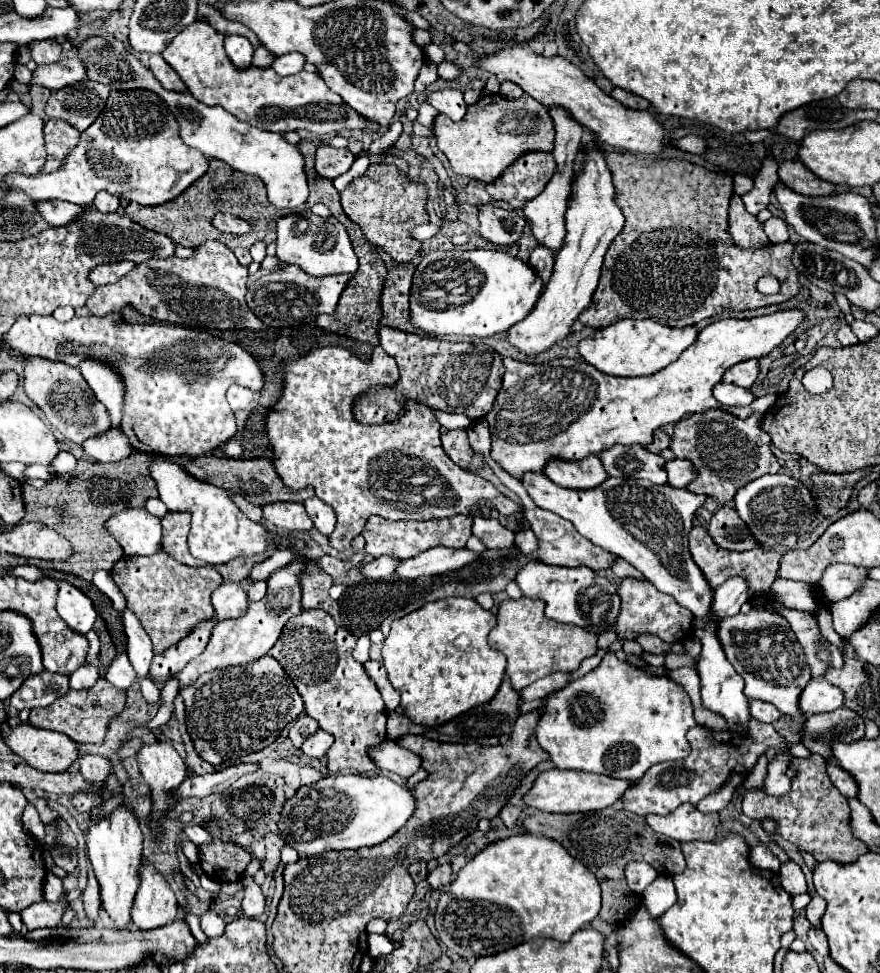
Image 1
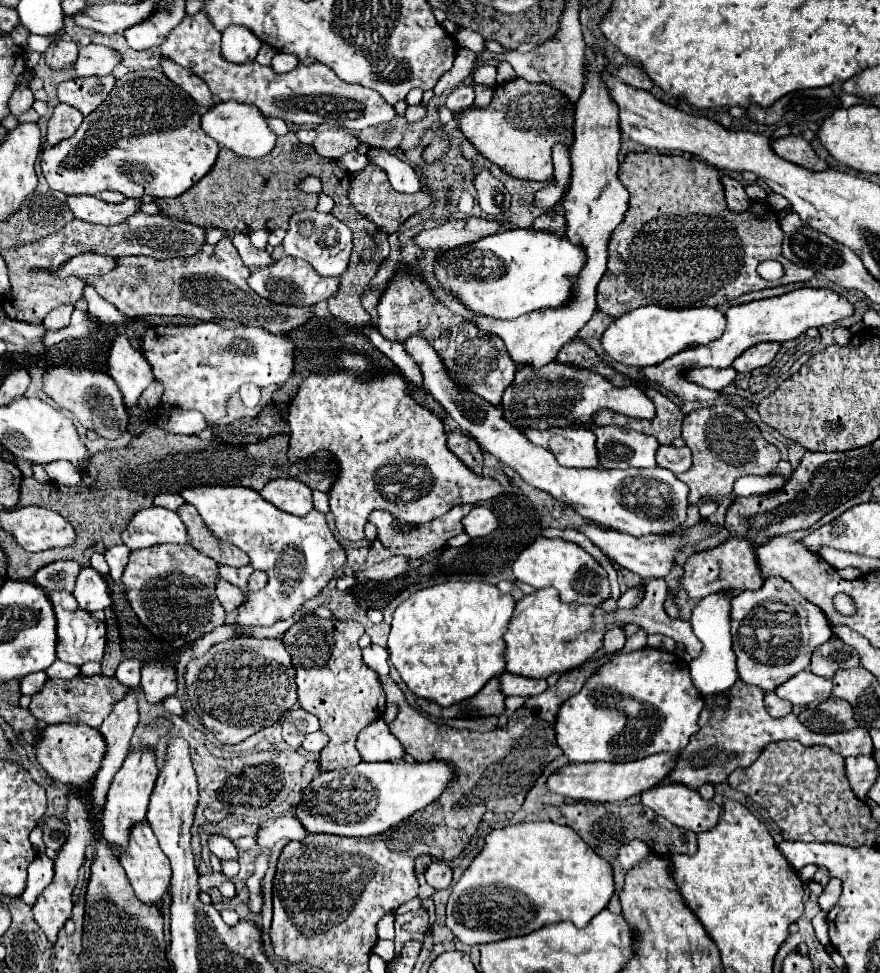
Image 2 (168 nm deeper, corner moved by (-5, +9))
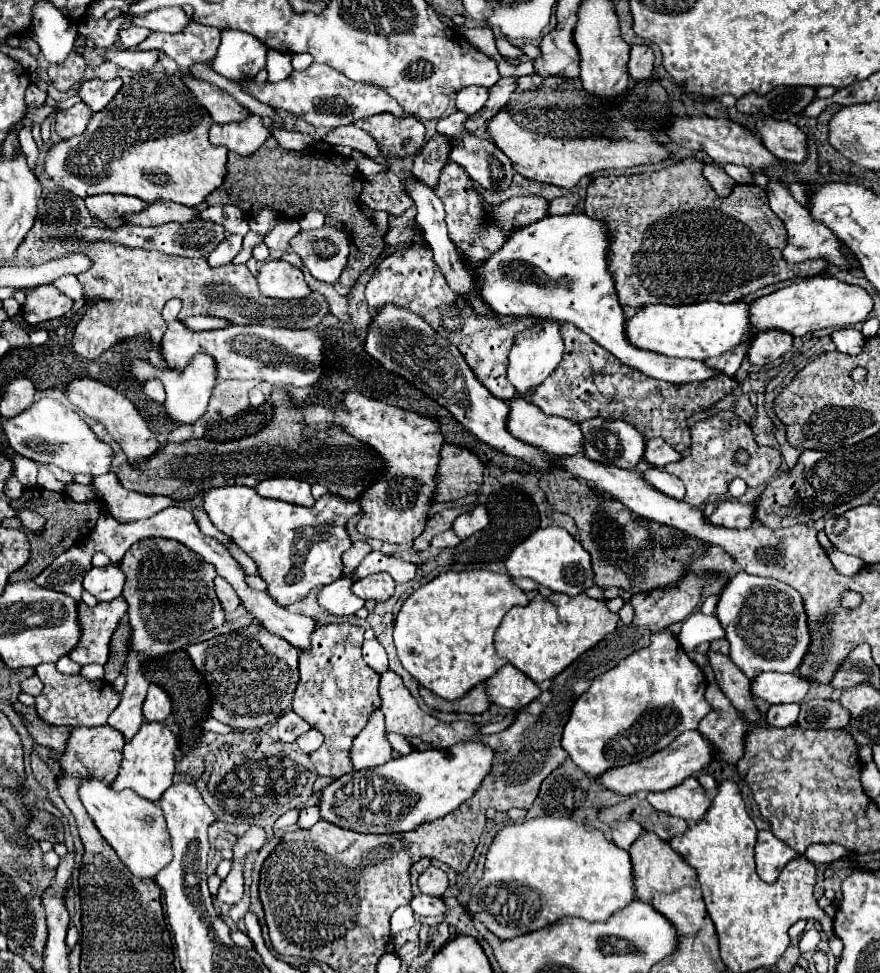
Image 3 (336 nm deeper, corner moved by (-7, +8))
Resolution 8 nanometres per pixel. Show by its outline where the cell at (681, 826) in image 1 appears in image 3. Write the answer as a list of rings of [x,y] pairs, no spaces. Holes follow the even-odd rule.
[[[687,777],[681,785],[661,793],[647,793],[647,801],[657,811],[681,817],[687,823],[699,821],[711,805],[711,799],[707,797],[705,789],[699,785],[695,777]]]

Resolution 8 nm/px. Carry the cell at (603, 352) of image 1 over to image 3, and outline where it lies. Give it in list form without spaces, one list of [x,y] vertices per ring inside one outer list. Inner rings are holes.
[[[703,301],[693,305],[647,305],[627,321],[627,337],[633,345],[667,357],[687,357],[705,361],[735,349],[751,339],[753,325],[749,319],[749,303]]]

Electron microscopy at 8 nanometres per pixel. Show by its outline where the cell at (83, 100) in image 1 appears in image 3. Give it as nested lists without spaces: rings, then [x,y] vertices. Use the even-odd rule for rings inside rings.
[[[89,79],[81,85],[79,89],[79,97],[91,105],[93,111],[101,111],[121,89],[123,81],[121,79],[111,79],[111,81],[103,81],[103,79]]]

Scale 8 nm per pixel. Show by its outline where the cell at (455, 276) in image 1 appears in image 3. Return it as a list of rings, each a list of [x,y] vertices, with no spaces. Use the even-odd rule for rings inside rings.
[[[585,213],[547,215],[515,231],[485,265],[477,267],[477,273],[483,277],[483,301],[501,315],[535,315],[559,323],[573,323],[619,361],[655,379],[679,385],[713,377],[717,371],[709,369],[703,361],[663,357],[661,353],[629,345],[625,315],[607,265],[609,239],[605,221]]]

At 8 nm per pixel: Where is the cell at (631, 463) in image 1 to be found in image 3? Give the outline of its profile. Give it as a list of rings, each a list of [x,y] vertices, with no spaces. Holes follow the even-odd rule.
[[[593,417],[579,423],[583,431],[583,453],[593,461],[635,469],[643,459],[645,437],[627,421]]]

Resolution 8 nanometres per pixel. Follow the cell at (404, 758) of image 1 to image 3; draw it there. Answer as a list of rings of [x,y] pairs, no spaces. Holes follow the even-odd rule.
[[[377,709],[371,717],[369,723],[363,727],[363,731],[355,737],[349,757],[353,769],[371,769],[379,767],[387,761],[393,759],[393,749],[387,741],[385,733],[385,715],[381,709]]]

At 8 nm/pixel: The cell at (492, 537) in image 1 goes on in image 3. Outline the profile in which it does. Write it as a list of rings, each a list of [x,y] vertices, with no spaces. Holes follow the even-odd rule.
[[[477,505],[473,511],[463,513],[463,515],[459,515],[459,517],[453,521],[453,531],[457,533],[459,539],[467,539],[467,537],[471,537],[473,533],[485,529],[487,523],[489,523],[487,509],[485,509],[483,505]]]

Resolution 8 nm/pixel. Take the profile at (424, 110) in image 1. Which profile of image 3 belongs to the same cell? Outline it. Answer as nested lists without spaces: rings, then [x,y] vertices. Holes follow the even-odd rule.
[[[453,113],[445,119],[439,119],[437,121],[437,133],[445,135],[449,141],[451,141],[451,151],[449,151],[449,159],[459,163],[467,173],[469,177],[479,183],[481,187],[489,189],[489,191],[499,191],[499,189],[507,189],[511,185],[511,179],[513,179],[513,163],[505,157],[505,153],[501,153],[501,149],[497,149],[497,145],[493,143],[491,137],[479,137],[471,131],[465,129],[465,121],[469,119],[467,113]]]

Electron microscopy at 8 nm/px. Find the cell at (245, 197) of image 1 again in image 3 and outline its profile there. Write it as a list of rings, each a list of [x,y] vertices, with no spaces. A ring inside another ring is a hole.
[[[269,137],[261,149],[257,149],[253,155],[243,157],[239,153],[229,153],[229,173],[225,177],[225,185],[221,185],[221,189],[209,193],[207,203],[209,205],[237,205],[245,217],[253,217],[257,215],[263,207],[271,205],[279,217],[287,217],[287,219],[301,219],[305,213],[309,211],[321,211],[327,215],[327,225],[335,225],[339,229],[343,229],[349,235],[349,259],[345,265],[345,271],[341,273],[339,281],[345,287],[353,287],[355,281],[363,275],[363,271],[383,253],[385,243],[381,241],[381,233],[385,233],[387,229],[387,213],[385,211],[369,211],[365,205],[361,205],[359,195],[361,195],[361,173],[357,169],[357,161],[353,157],[343,157],[335,151],[329,149],[319,149],[319,147],[307,147],[303,151],[289,151],[283,149],[275,137]]]

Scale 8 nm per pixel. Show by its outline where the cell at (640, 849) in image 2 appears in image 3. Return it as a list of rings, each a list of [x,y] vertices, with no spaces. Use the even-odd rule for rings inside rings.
[[[617,821],[611,825],[611,835],[615,845],[619,845],[621,849],[629,849],[633,845],[633,841],[639,837],[641,833],[641,825],[637,821]]]

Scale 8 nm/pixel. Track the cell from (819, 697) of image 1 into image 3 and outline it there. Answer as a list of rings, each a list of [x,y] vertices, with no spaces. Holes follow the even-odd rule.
[[[759,673],[751,681],[753,697],[759,697],[771,705],[801,703],[809,691],[809,681],[801,681],[795,673]]]

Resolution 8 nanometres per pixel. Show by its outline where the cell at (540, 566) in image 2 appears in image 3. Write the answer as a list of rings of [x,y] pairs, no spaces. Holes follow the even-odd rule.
[[[545,527],[533,531],[509,553],[505,567],[511,577],[529,577],[555,593],[577,595],[593,585],[593,569],[589,553],[563,527]]]

